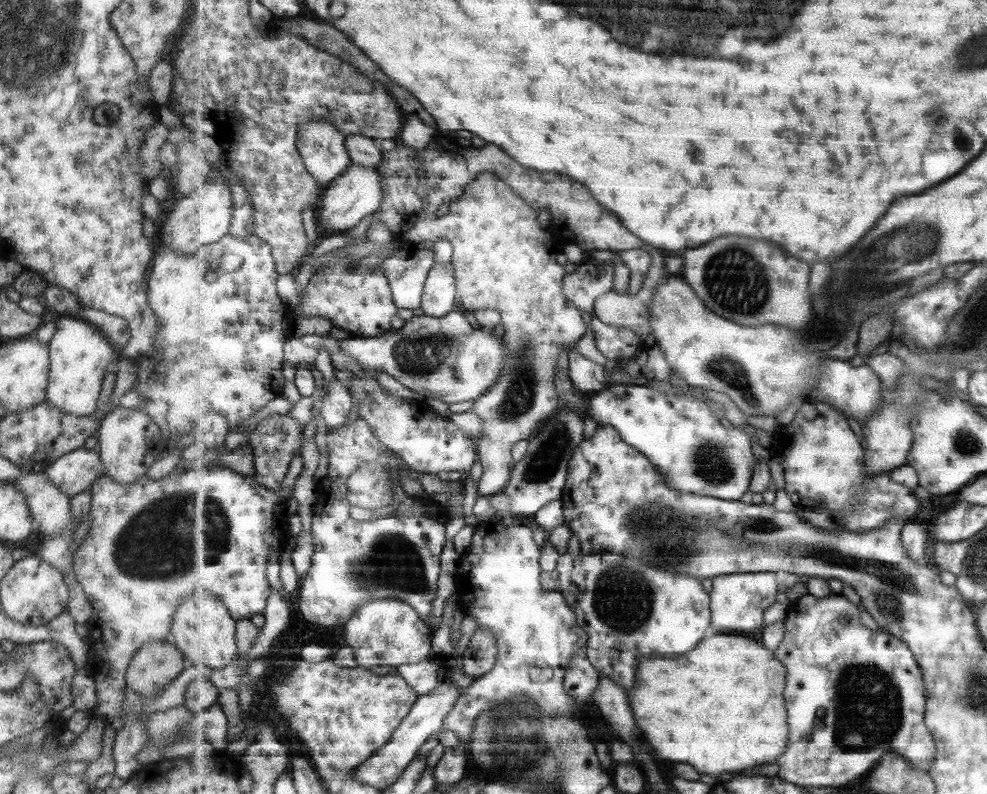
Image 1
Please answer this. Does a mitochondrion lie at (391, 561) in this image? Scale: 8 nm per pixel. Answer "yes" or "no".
yes

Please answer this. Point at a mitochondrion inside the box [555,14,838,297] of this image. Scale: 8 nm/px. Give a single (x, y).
(695, 43)

